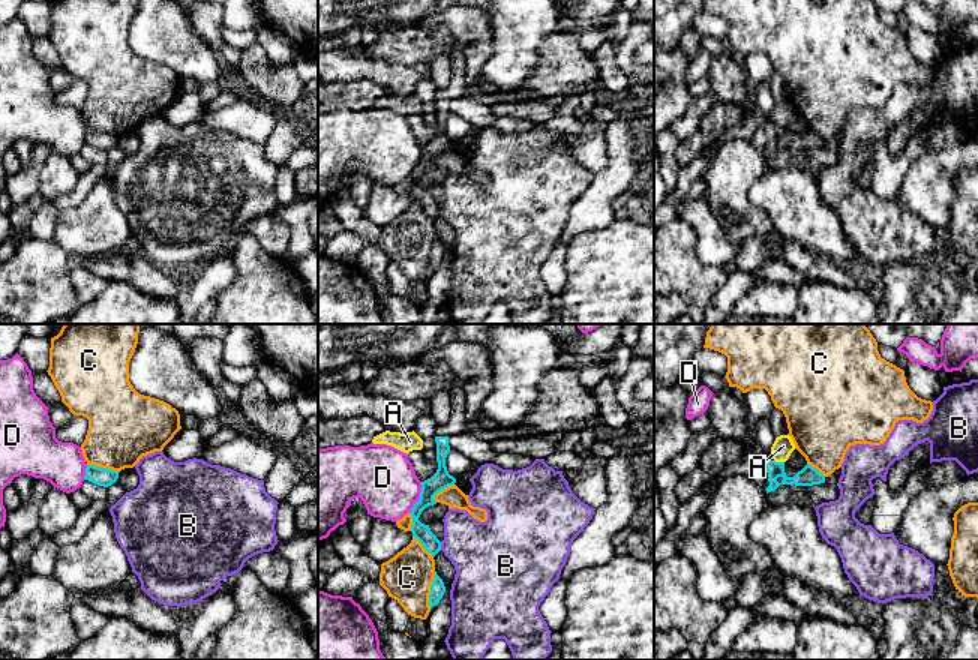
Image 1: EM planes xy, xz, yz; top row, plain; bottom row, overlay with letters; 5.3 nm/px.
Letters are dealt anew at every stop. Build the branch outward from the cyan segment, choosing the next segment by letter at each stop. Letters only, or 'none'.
none

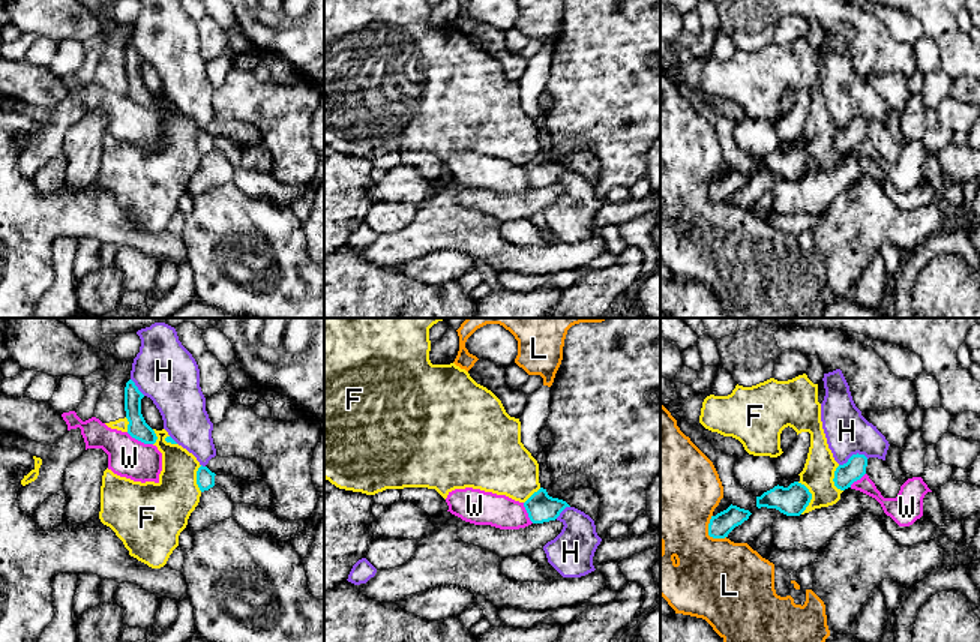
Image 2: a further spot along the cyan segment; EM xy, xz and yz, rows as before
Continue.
none

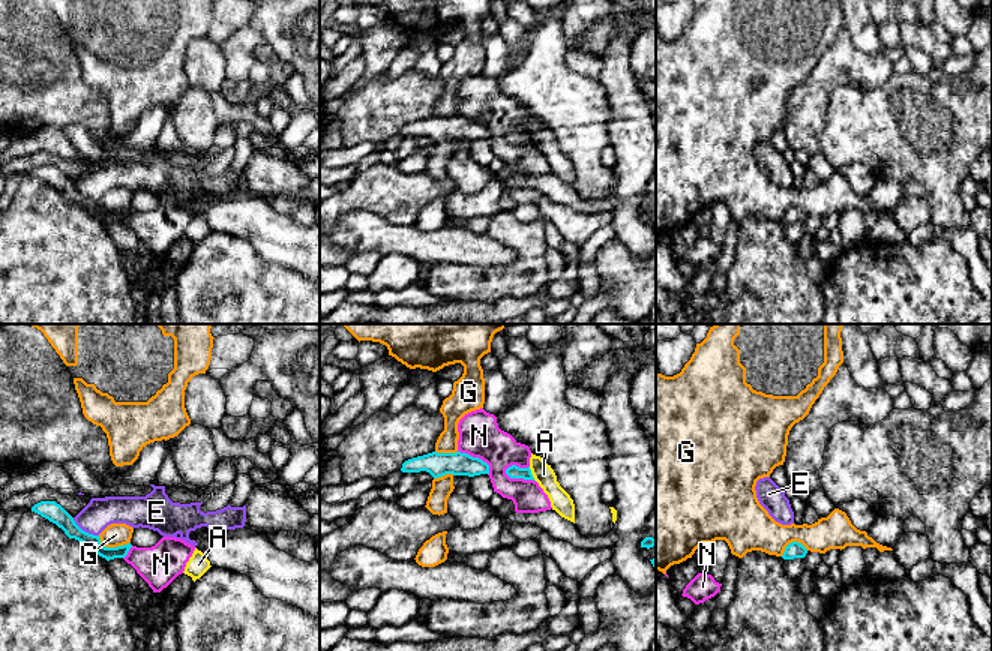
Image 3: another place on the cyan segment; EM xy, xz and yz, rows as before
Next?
none

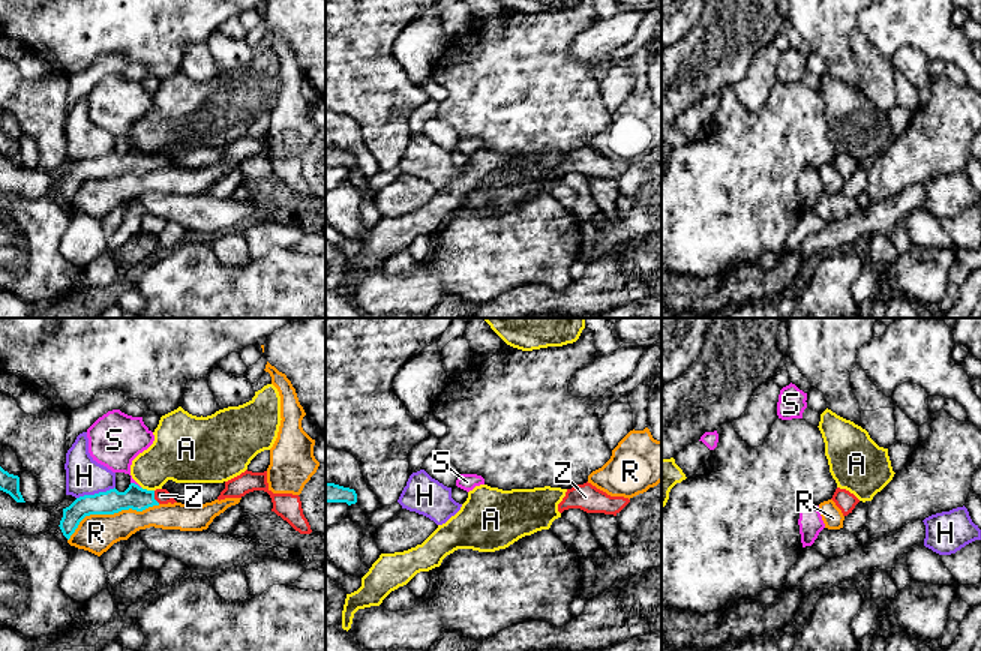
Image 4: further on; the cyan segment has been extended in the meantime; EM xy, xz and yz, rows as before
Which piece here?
Z

